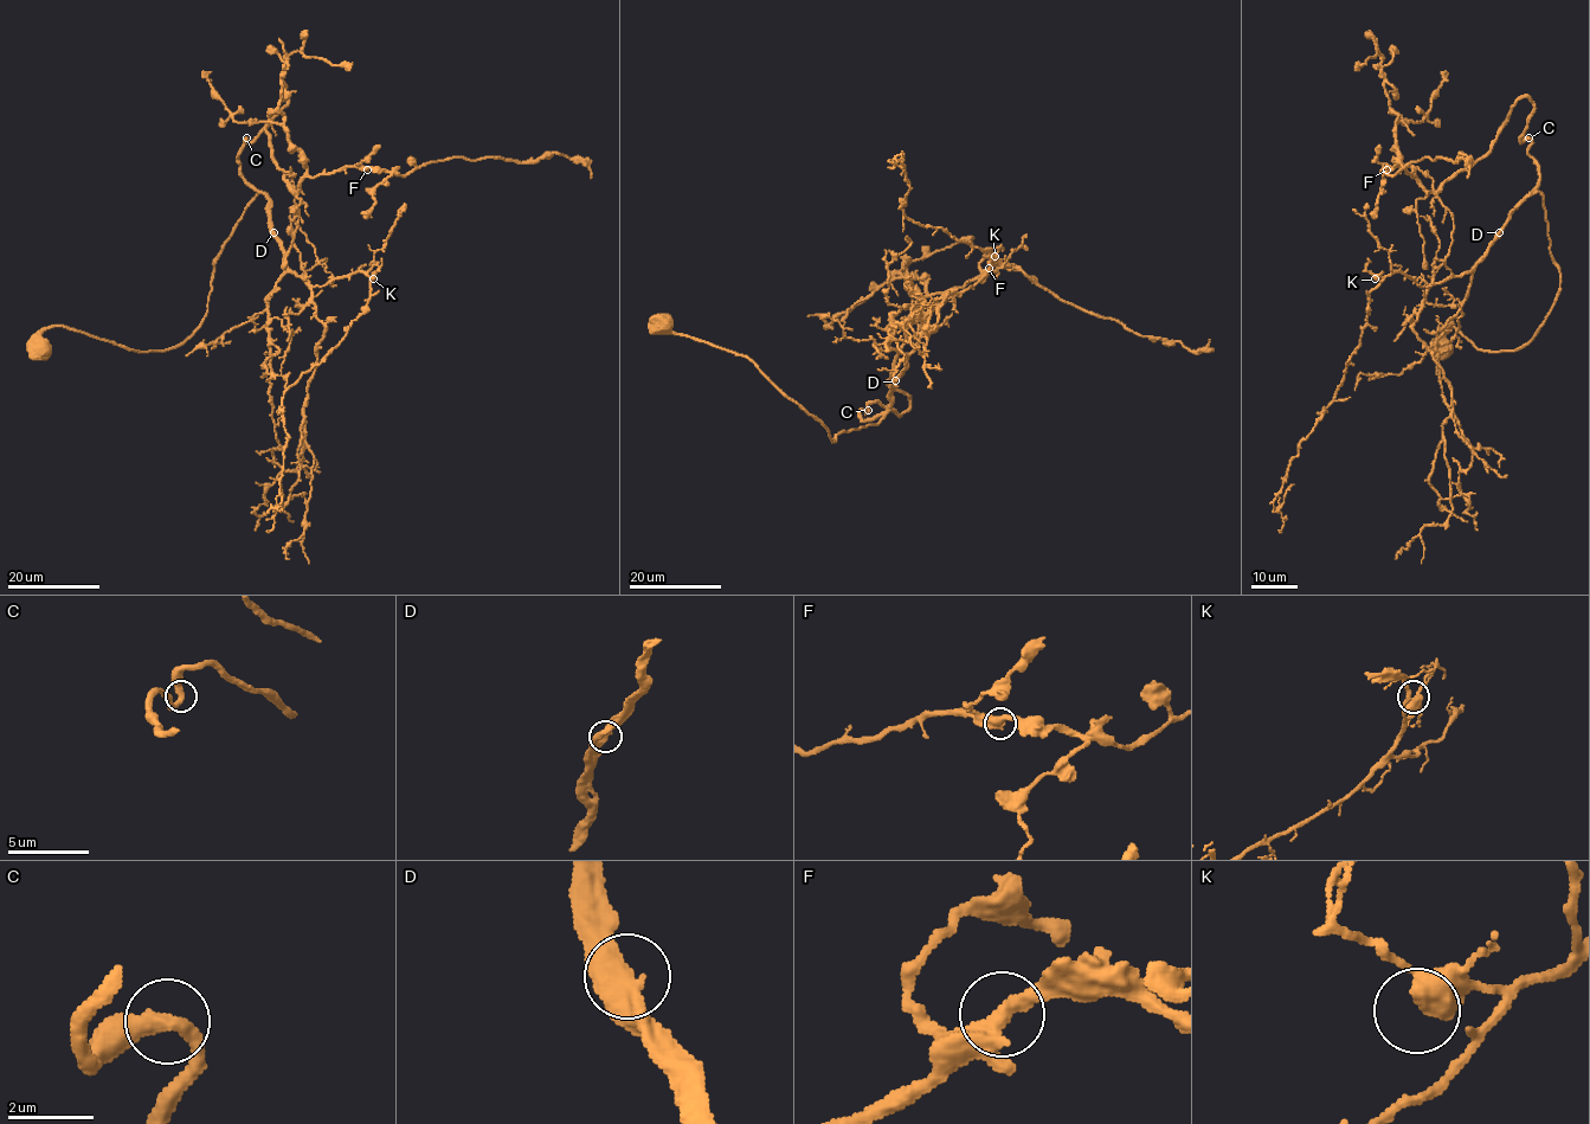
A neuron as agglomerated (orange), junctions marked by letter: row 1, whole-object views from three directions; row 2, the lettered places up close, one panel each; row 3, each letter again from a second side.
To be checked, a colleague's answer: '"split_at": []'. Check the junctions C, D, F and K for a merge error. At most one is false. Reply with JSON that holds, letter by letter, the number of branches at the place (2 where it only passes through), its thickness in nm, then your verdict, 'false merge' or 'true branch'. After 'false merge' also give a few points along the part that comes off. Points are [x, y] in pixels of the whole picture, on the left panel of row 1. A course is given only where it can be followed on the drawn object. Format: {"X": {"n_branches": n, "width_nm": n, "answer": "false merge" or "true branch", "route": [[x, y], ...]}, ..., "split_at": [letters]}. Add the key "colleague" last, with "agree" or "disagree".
{"C": {"n_branches": 2, "width_nm": 400, "answer": "true branch"}, "D": {"n_branches": 2, "width_nm": 480, "answer": "true branch"}, "F": {"n_branches": 2, "width_nm": 440, "answer": "true branch"}, "K": {"n_branches": 2, "width_nm": 480, "answer": "true branch"}, "split_at": [], "colleague": "agree"}

